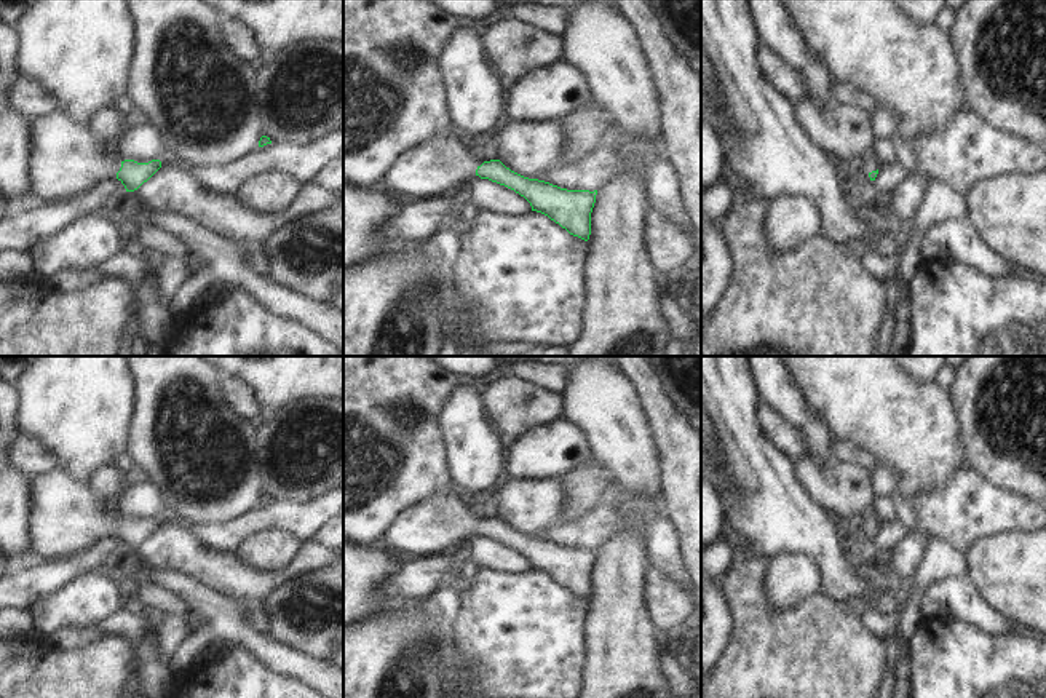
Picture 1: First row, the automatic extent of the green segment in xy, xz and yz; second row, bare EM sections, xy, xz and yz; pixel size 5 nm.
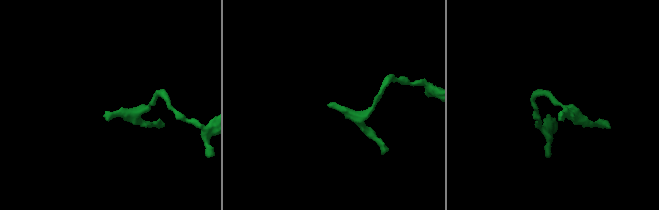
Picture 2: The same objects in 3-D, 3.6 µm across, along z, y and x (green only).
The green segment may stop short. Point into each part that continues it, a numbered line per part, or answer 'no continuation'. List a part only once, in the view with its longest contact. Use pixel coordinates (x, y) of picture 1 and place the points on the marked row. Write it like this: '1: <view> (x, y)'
1: xy (67, 160)

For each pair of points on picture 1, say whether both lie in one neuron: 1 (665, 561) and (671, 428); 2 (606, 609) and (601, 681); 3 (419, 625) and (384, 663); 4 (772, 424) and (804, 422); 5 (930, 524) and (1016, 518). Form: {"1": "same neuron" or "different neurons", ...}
{"1": "different neurons", "2": "same neuron", "3": "same neuron", "4": "different neurons", "5": "same neuron"}

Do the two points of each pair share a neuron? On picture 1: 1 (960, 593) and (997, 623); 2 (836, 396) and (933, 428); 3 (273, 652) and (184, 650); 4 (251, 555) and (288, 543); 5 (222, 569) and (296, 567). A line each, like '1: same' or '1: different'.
1: same
2: same
3: same
4: same
5: same

